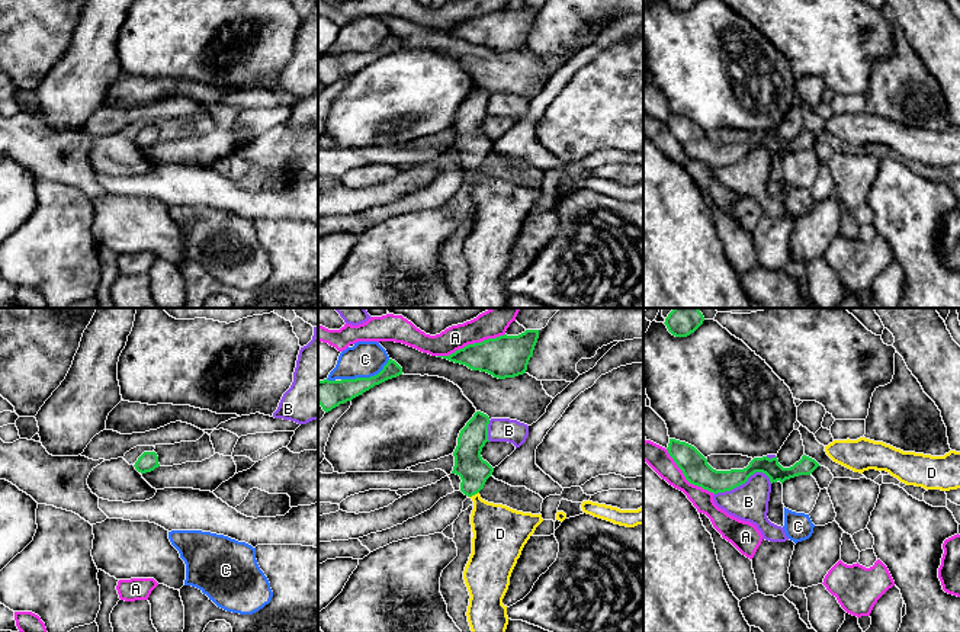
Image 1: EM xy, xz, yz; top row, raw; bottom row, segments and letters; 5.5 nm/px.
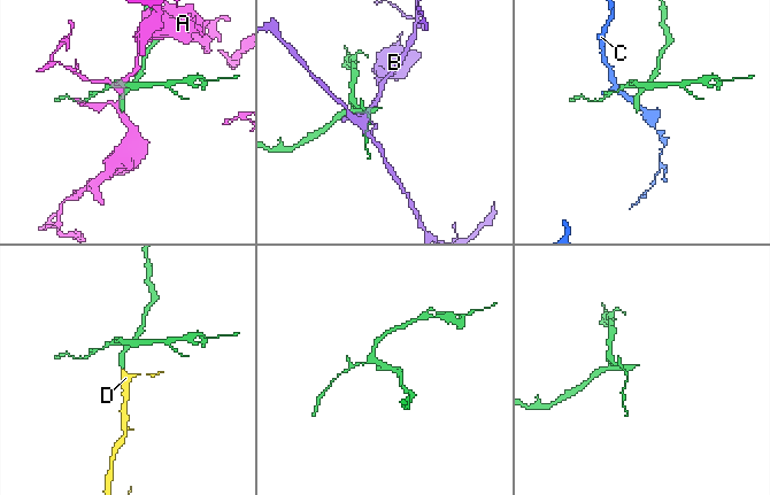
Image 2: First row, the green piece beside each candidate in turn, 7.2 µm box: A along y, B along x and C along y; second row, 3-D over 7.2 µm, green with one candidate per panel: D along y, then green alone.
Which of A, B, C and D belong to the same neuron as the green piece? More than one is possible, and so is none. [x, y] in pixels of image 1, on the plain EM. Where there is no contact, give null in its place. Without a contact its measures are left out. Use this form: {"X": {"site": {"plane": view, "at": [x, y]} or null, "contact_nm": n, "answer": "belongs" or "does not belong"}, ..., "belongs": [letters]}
{"A": {"site": {"plane": "xz", "at": [471, 19]}, "contact_nm": 400, "answer": "does not belong"}, "B": {"site": {"plane": "yz", "at": [742, 157]}, "contact_nm": 340, "answer": "does not belong"}, "C": {"site": {"plane": "xz", "at": [366, 53]}, "contact_nm": 300, "answer": "does not belong"}, "D": {"site": {"plane": "xz", "at": [474, 169]}, "contact_nm": 70, "answer": "belongs"}, "belongs": ["D"]}

